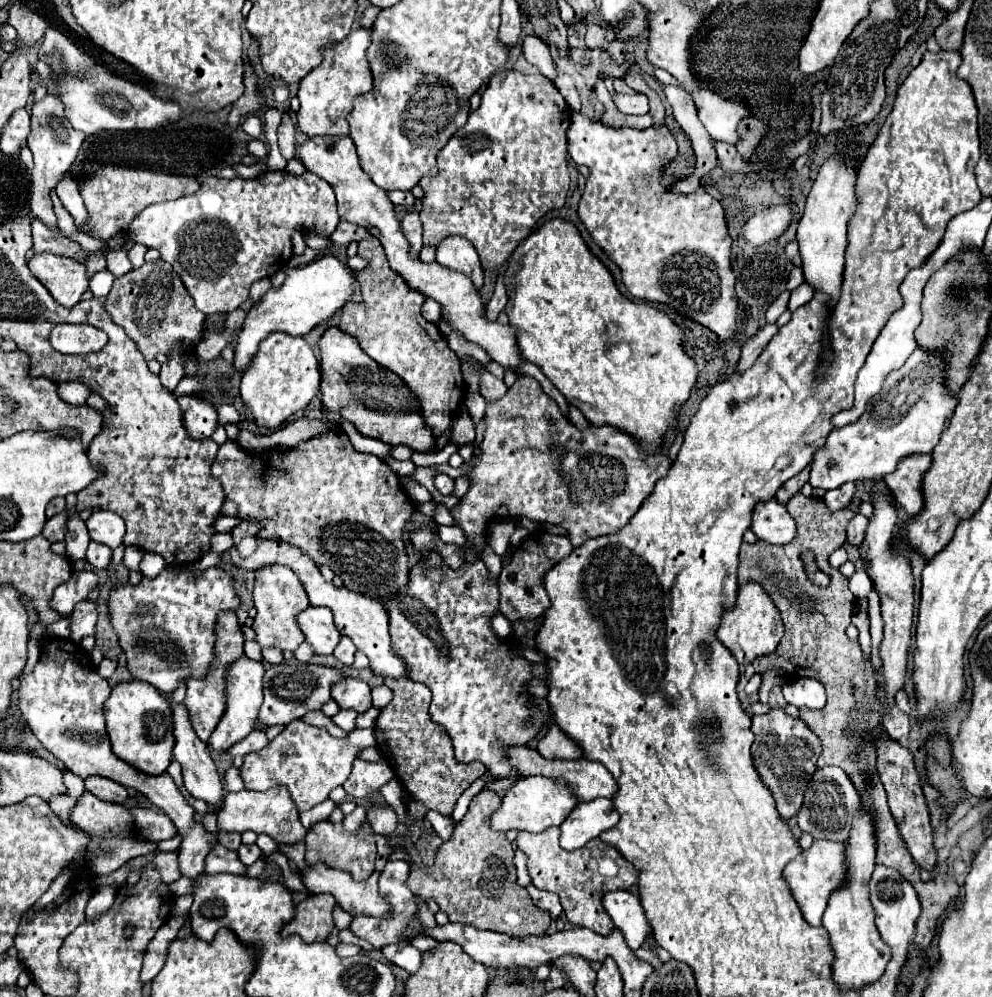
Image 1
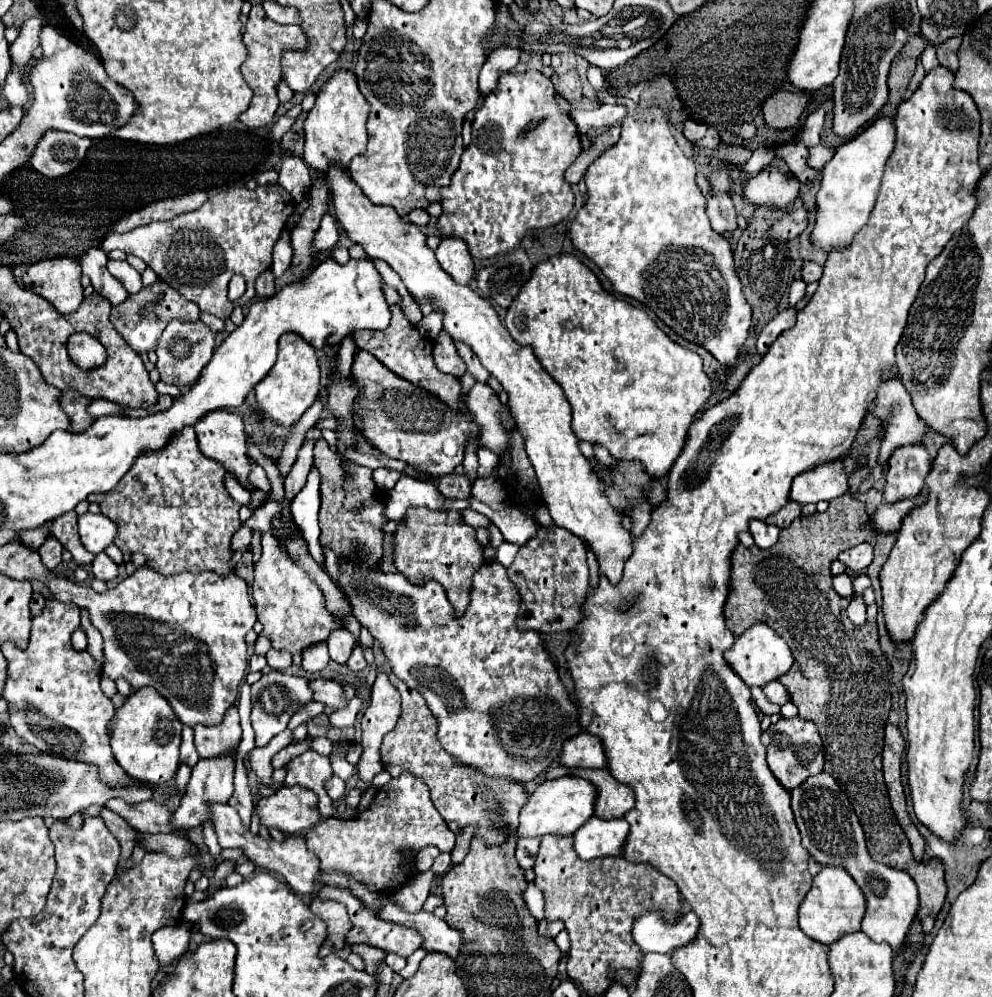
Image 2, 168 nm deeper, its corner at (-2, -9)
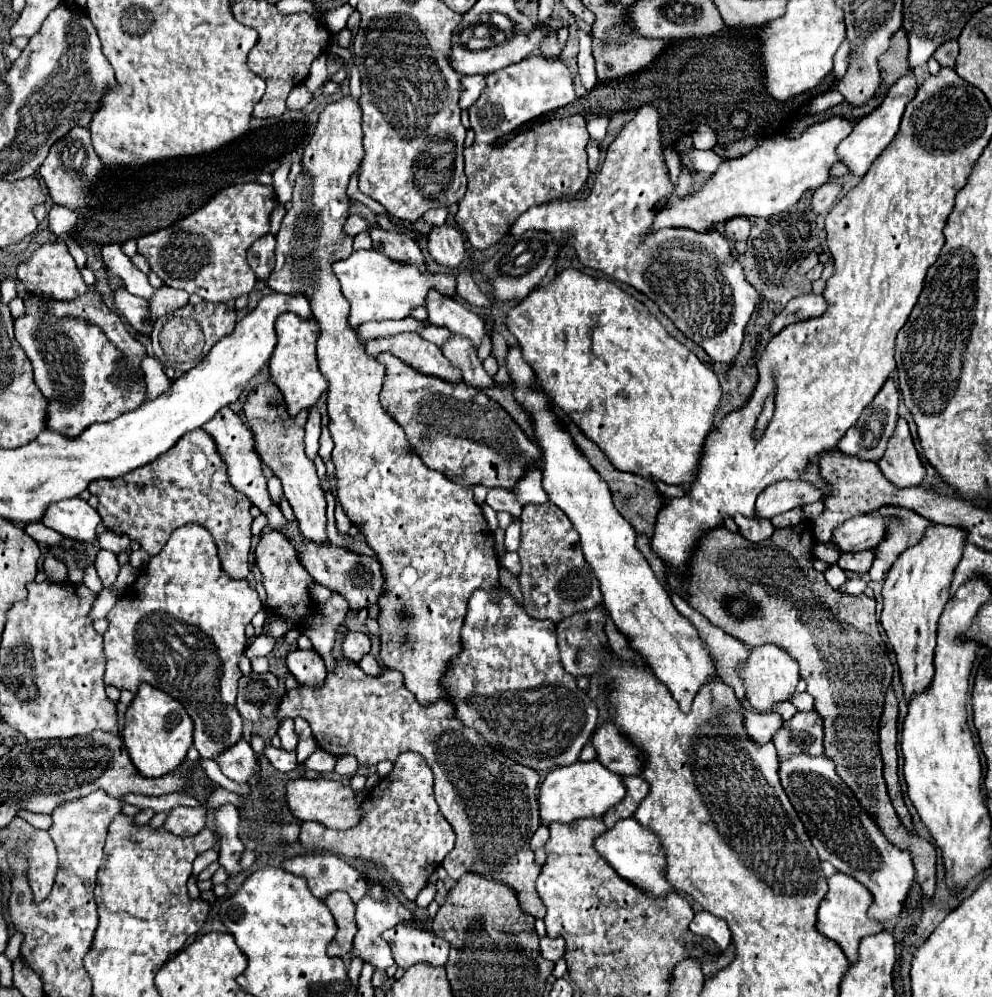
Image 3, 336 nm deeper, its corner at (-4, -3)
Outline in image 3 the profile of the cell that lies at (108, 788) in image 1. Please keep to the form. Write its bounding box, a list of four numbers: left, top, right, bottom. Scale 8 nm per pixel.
[165,807,207,835]

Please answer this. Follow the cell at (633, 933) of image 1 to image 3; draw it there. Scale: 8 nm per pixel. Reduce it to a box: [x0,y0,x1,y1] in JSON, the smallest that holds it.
[689,911,731,951]

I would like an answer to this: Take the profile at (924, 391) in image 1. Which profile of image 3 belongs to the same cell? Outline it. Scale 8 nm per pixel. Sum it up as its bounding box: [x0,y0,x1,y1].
[755,479,823,519]

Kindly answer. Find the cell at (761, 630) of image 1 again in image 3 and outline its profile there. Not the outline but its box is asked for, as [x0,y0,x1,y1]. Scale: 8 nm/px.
[741,645,799,713]

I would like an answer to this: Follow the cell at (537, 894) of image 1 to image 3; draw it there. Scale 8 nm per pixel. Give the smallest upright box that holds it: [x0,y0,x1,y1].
[541,937,565,963]

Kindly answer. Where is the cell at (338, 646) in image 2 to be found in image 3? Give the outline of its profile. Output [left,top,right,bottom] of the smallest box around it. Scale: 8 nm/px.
[343,633,371,663]

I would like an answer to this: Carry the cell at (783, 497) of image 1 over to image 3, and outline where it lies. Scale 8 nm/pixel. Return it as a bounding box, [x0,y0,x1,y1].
[771,509,803,529]

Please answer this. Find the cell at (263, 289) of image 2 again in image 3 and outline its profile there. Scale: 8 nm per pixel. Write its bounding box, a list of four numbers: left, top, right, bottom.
[247,233,275,279]

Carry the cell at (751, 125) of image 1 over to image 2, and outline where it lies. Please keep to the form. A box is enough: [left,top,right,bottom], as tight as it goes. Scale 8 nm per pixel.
[717,145,751,163]

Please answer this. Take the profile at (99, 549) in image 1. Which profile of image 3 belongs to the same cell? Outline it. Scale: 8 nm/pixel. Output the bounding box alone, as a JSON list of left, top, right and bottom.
[95,549,119,587]

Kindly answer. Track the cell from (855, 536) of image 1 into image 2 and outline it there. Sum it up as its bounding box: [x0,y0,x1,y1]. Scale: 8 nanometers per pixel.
[839,543,873,571]

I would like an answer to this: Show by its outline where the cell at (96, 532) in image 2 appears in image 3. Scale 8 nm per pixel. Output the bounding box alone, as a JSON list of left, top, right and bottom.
[41,497,99,543]

